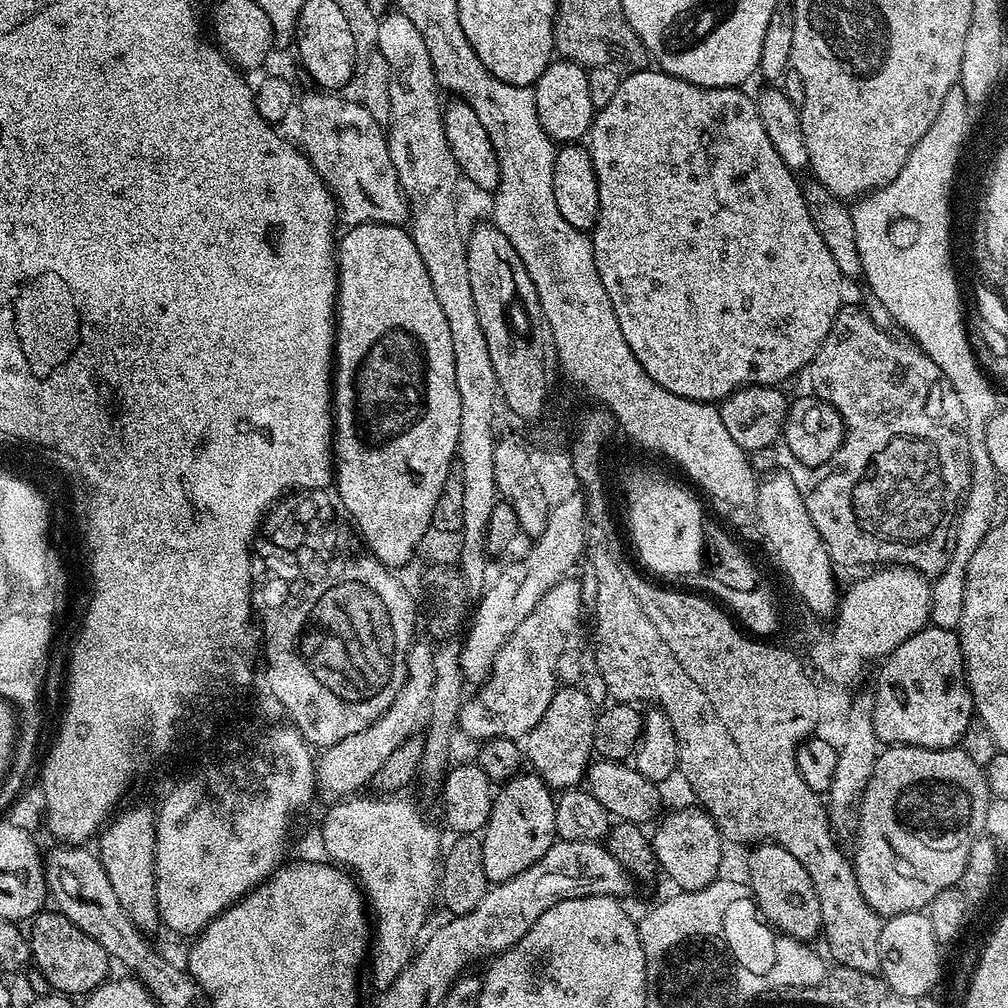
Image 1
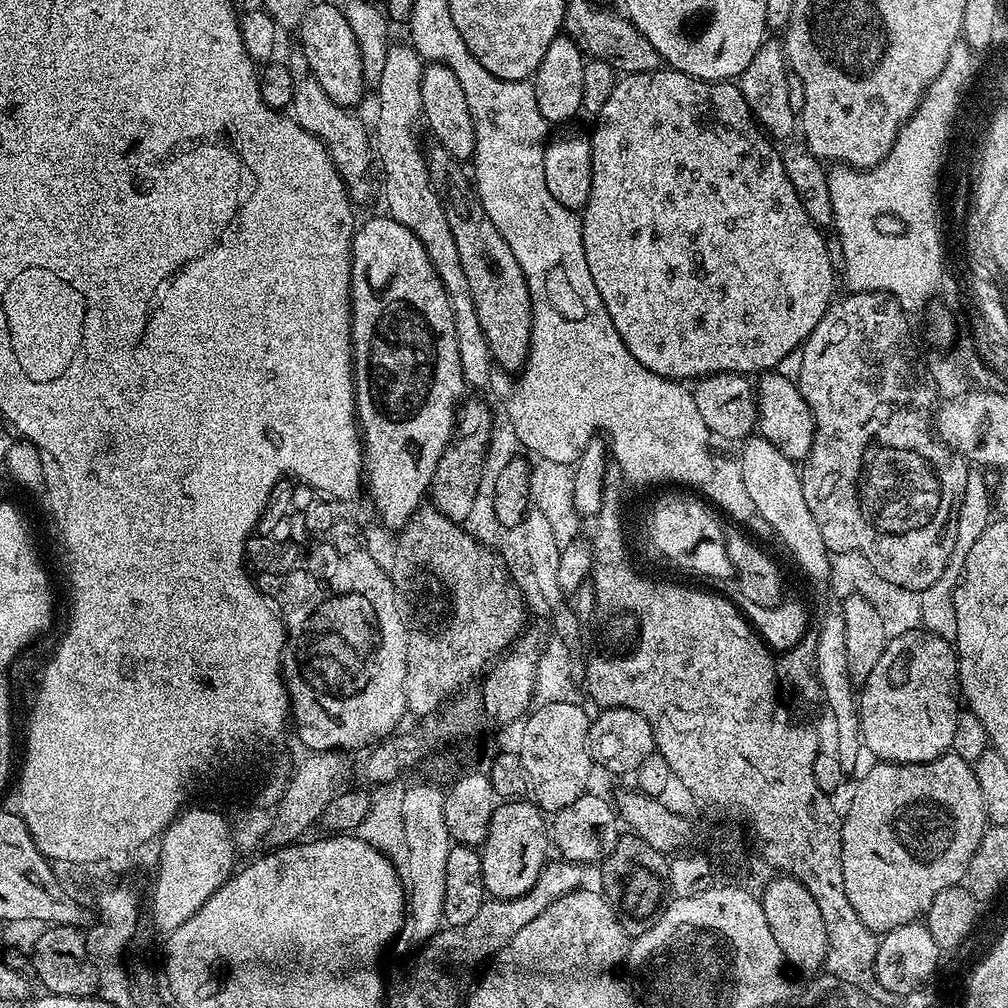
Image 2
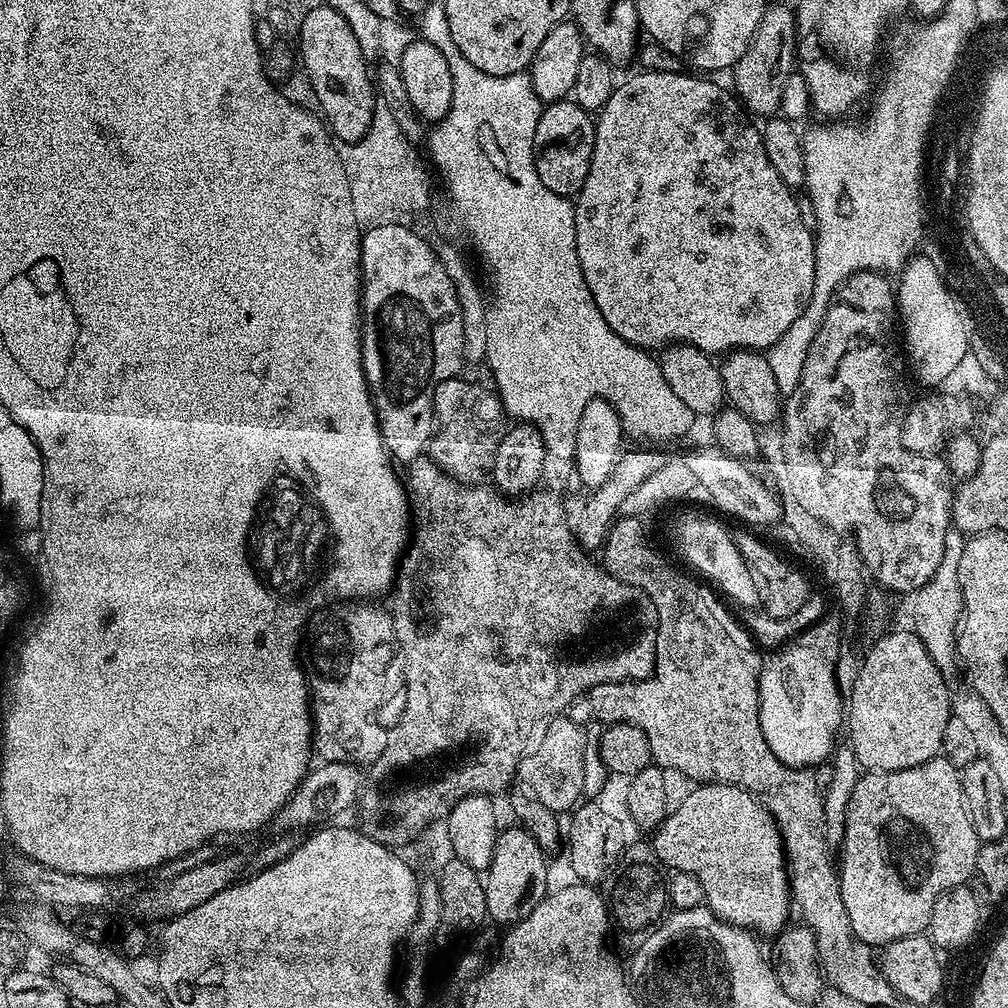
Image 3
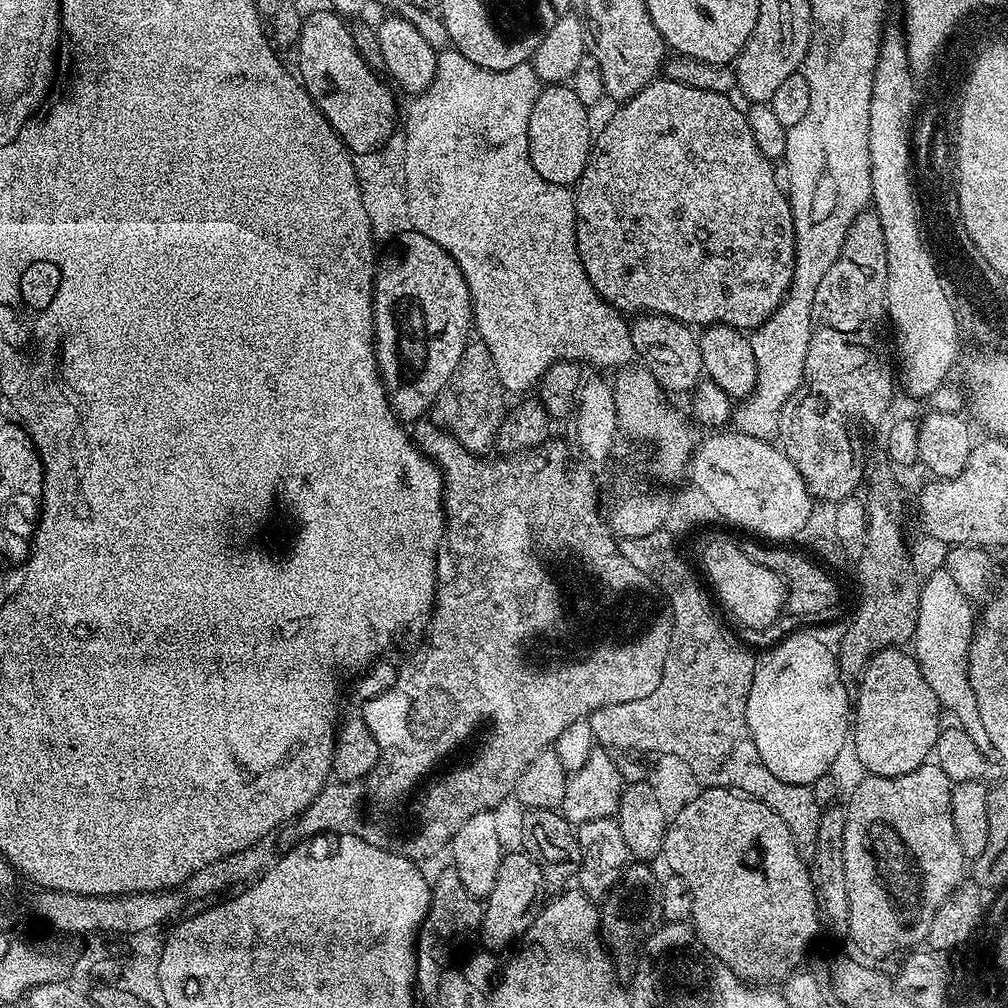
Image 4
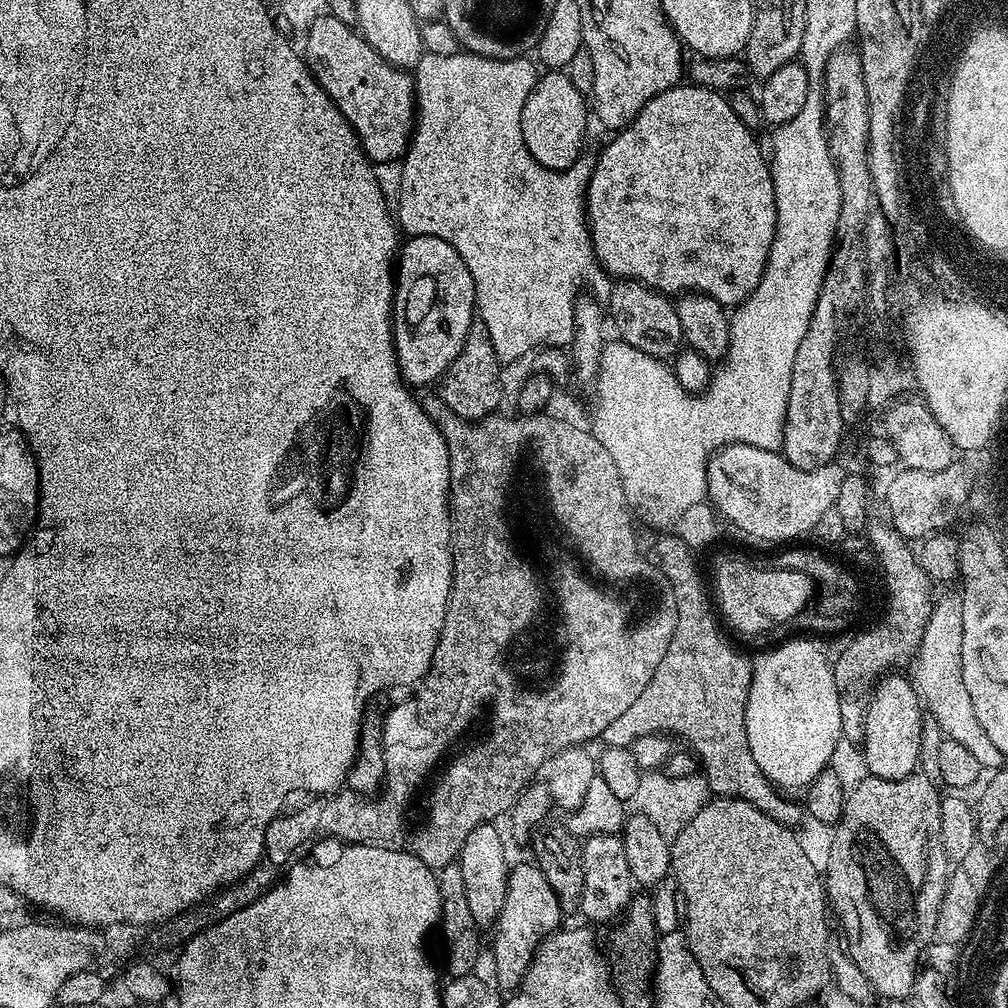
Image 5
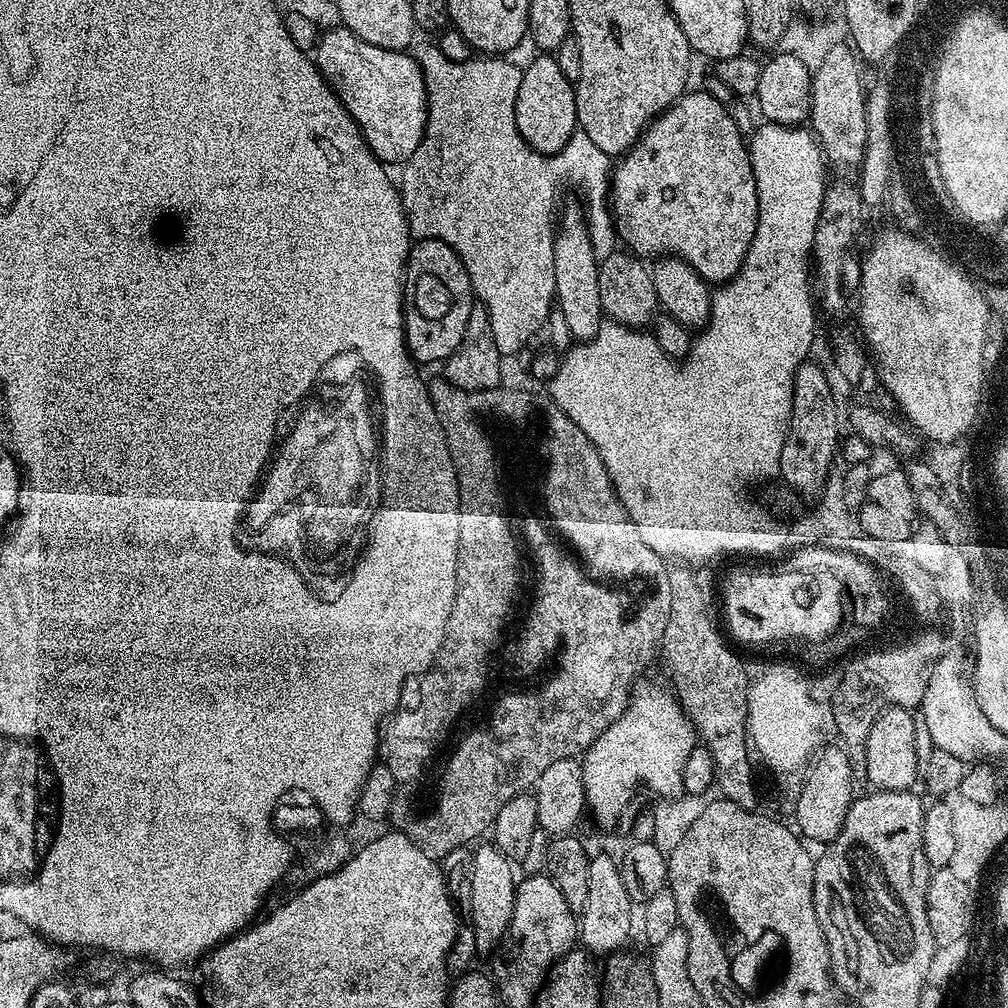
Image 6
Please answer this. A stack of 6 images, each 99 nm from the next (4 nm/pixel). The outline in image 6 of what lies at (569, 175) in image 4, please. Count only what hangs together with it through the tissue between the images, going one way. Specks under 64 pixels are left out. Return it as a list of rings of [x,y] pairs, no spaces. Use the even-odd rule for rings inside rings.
[[[536,55],[540,56],[534,57],[522,68],[522,86],[518,86],[518,98],[514,102],[514,122],[518,134],[522,134],[532,151],[552,156],[555,152],[565,151],[572,131],[577,131],[576,89],[573,80],[562,74],[555,55]]]

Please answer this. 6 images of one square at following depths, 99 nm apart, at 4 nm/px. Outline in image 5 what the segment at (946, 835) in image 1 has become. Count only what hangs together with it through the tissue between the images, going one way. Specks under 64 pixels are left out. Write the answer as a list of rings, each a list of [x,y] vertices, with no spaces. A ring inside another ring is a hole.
[[[913,774],[906,778],[897,780],[887,780],[869,775],[862,786],[858,786],[853,792],[847,793],[844,798],[844,809],[840,815],[840,820],[834,825],[836,832],[832,836],[832,845],[828,848],[828,872],[823,877],[826,889],[826,899],[831,911],[840,919],[840,928],[844,931],[844,936],[848,939],[846,951],[852,957],[853,962],[862,970],[867,983],[884,995],[888,1000],[902,1000],[913,995],[916,975],[921,967],[920,955],[928,948],[928,943],[933,943],[936,935],[936,923],[938,922],[938,910],[942,906],[944,891],[948,885],[950,875],[950,861],[948,855],[944,853],[944,848],[940,845],[940,835],[942,834],[942,818],[940,817],[940,797],[941,789],[938,790],[926,777],[921,774]]]

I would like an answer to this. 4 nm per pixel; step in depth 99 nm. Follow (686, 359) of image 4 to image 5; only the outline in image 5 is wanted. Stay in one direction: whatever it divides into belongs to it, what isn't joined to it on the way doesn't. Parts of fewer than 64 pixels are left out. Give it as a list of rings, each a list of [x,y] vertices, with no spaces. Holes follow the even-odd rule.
[[[620,280],[613,284],[616,285],[608,296],[608,304],[606,300],[606,308],[610,313],[611,327],[612,324],[616,327],[615,335],[634,346],[634,350],[642,350],[642,354],[650,354],[656,360],[671,361],[684,344],[675,303],[637,280]]]

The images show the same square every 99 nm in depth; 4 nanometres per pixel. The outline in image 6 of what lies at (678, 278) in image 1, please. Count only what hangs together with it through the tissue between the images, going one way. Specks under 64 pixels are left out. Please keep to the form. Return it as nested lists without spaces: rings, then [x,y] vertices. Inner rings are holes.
[[[703,90],[685,91],[684,95],[676,101],[675,104],[657,116],[655,121],[648,125],[637,140],[634,147],[628,149],[623,156],[615,161],[612,169],[612,179],[610,181],[610,203],[612,206],[612,214],[614,217],[614,227],[618,233],[619,239],[624,240],[629,249],[635,255],[641,258],[664,258],[672,257],[684,260],[692,267],[703,280],[711,282],[713,285],[719,286],[732,279],[740,268],[744,265],[744,255],[748,253],[750,242],[756,233],[758,226],[758,218],[760,217],[760,191],[756,188],[756,179],[754,178],[754,170],[750,162],[750,154],[748,153],[748,145],[746,136],[740,133],[740,128],[736,125],[734,117],[728,113],[729,109],[722,102],[718,102],[710,93]]]

